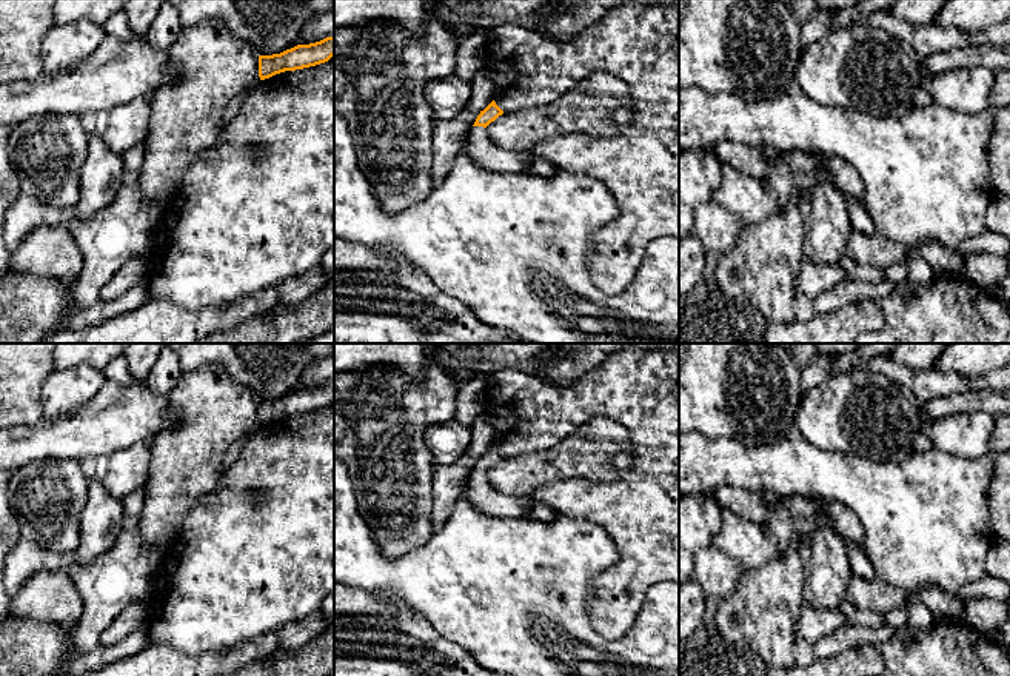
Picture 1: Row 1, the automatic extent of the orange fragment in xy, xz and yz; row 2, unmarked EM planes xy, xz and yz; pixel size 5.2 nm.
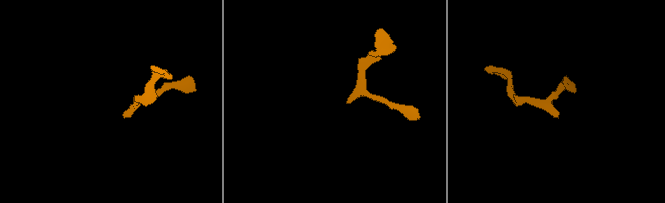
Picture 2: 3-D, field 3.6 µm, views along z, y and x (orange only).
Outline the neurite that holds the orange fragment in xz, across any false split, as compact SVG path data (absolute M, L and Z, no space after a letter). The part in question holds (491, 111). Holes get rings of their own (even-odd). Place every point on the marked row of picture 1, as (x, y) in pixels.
M494 100L480 111L468 134L470 154L480 166L490 171L510 174L523 172L531 160L530 156L499 148L487 134L487 126L502 114L503 111Z

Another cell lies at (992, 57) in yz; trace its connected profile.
M979 43L967 48L956 48L924 57L922 66L928 79L933 79L945 71L976 66L996 72L1004 68L1010 68L1010 45L995 46Z

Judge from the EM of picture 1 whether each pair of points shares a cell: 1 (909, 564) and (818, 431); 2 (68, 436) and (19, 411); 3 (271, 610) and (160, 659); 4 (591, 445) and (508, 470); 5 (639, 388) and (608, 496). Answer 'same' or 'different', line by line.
1: different
2: different
3: different
4: same
5: same

